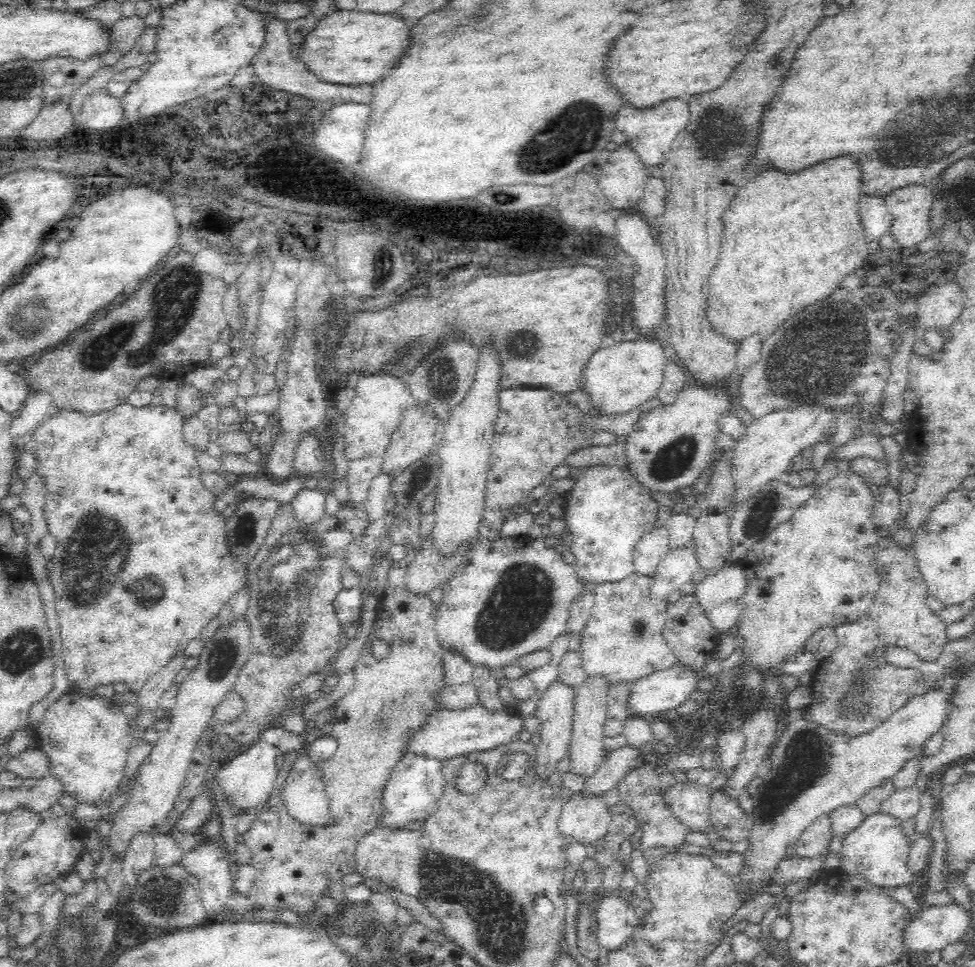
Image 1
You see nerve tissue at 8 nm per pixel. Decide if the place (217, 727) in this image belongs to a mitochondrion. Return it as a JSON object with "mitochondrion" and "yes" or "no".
{"mitochondrion":"no"}

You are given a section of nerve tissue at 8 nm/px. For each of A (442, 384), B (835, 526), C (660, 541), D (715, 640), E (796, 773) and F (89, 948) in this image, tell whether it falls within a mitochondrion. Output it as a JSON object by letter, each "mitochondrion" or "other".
{"A":"mitochondrion","B":"other","C":"other","D":"other","E":"mitochondrion","F":"mitochondrion"}

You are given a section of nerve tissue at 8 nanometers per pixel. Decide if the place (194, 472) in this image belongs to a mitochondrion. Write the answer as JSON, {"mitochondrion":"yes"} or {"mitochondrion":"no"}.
{"mitochondrion":"no"}

